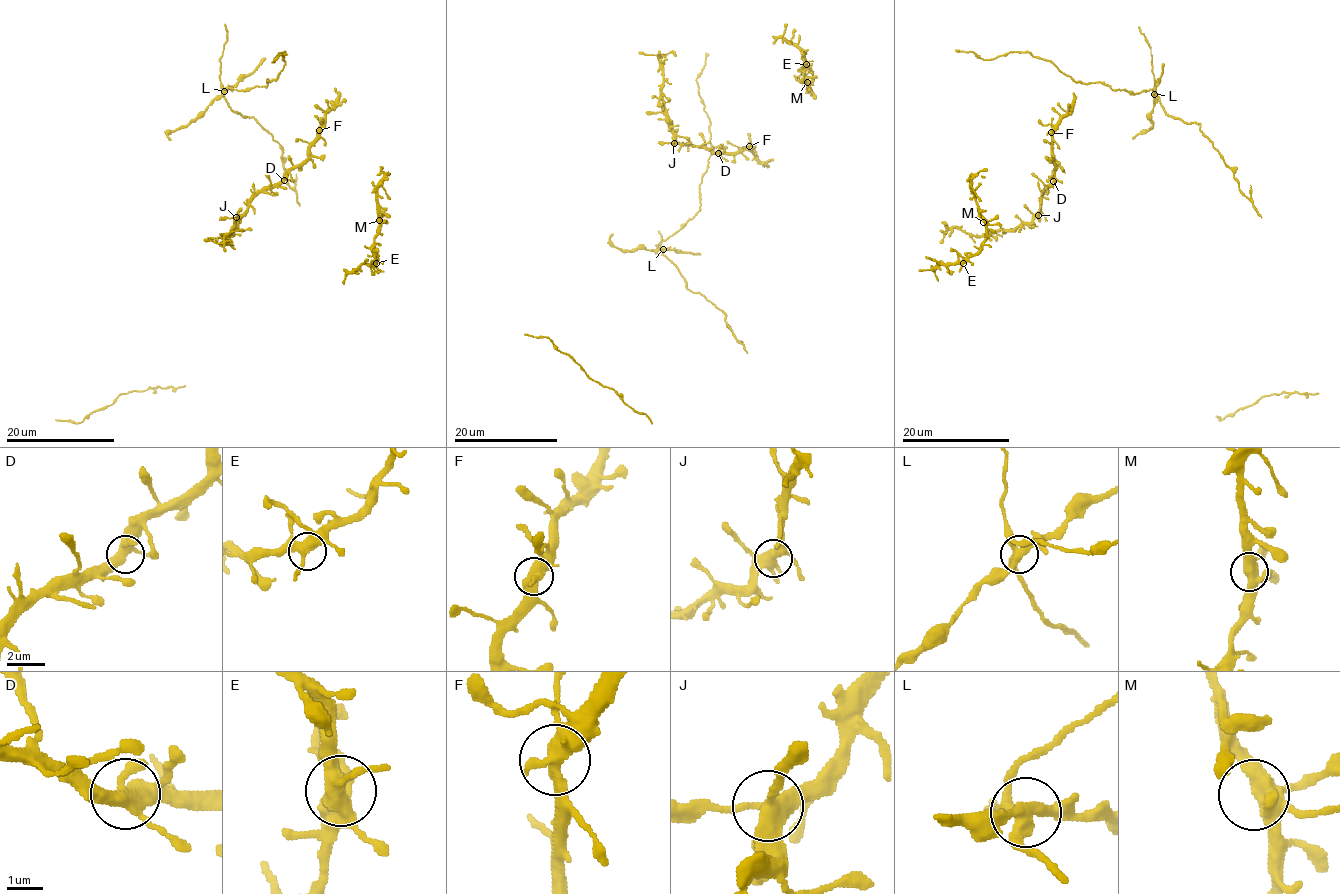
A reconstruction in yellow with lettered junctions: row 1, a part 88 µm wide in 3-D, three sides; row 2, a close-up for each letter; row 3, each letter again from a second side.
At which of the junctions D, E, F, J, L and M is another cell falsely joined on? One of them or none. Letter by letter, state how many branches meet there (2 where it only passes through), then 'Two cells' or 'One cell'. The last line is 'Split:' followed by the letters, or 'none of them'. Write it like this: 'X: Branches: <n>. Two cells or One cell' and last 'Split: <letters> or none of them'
D: Branches: 4. One cell
E: Branches: 5. One cell
F: Branches: 5. One cell
J: Branches: 5. One cell
L: Branches: 5. Two cells
M: Branches: 5. One cell
Split: L

